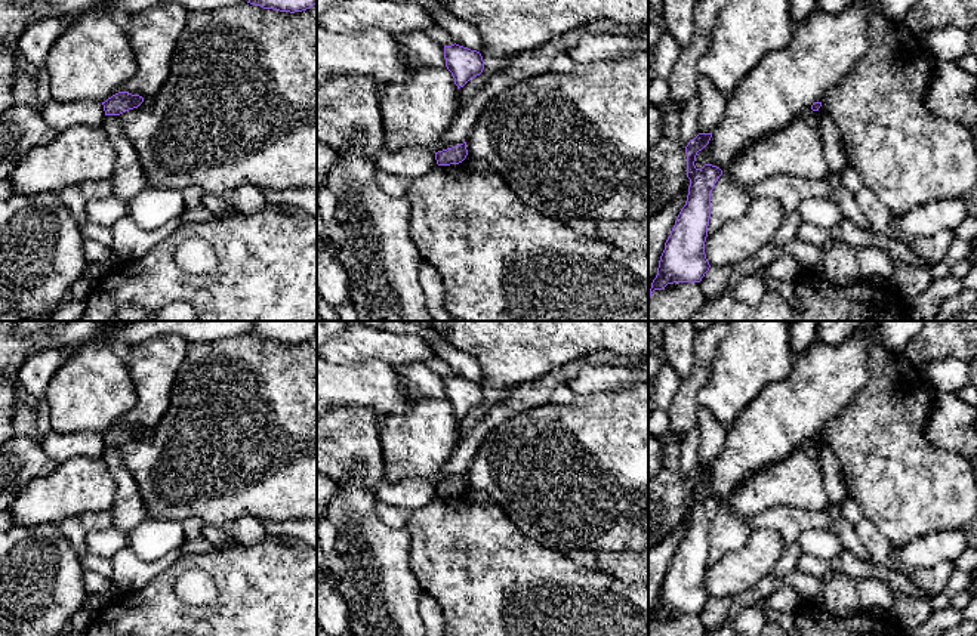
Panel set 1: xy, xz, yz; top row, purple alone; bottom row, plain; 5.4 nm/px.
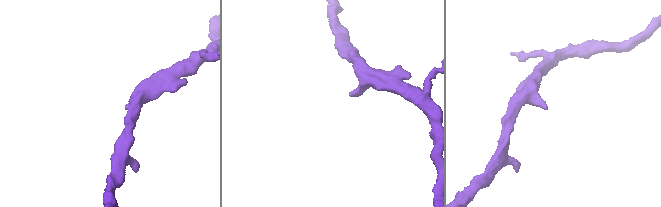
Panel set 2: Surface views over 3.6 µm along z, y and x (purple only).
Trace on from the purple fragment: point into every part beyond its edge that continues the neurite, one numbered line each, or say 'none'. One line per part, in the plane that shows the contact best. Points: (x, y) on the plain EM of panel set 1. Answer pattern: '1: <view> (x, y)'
none

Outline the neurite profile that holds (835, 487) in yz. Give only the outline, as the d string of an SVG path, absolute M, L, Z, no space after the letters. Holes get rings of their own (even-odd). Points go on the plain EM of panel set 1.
M823 436L814 442L814 445L819 451L819 463L822 466L826 493L830 501L841 504L848 497L848 491L839 460Z

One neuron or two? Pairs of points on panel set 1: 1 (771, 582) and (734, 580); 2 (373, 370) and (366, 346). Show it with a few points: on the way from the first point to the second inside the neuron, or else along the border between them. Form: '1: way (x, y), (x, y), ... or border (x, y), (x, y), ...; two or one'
1: border (770, 571), (734, 598); two
2: border (336, 364), (382, 360), (393, 369); two

